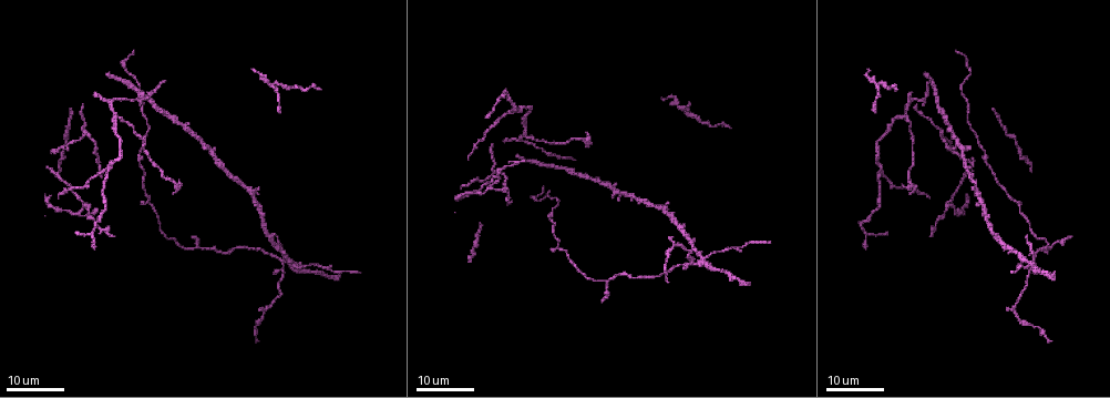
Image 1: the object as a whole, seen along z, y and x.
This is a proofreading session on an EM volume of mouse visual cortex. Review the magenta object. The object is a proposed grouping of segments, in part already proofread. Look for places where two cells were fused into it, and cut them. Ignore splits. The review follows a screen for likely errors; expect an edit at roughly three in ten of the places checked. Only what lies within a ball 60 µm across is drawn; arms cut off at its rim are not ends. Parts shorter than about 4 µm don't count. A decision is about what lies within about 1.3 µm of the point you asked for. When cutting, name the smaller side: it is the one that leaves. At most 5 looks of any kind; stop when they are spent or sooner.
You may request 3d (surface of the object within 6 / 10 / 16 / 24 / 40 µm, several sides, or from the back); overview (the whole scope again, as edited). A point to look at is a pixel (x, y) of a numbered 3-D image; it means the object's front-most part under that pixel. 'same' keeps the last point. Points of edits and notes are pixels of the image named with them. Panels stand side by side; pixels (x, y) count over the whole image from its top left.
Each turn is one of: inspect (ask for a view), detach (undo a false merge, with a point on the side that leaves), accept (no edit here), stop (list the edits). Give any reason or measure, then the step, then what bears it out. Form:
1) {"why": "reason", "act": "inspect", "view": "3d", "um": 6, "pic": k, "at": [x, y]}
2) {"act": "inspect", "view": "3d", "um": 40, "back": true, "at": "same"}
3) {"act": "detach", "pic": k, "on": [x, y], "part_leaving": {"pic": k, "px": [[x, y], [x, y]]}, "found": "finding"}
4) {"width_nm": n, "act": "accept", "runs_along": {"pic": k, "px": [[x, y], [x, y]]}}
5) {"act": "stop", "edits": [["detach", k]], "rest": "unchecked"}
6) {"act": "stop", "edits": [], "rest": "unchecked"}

{"why": "two arms in line, one across", "act": "inspect", "view": "3d", "um": 24, "pic": 1, "at": [107, 169]}

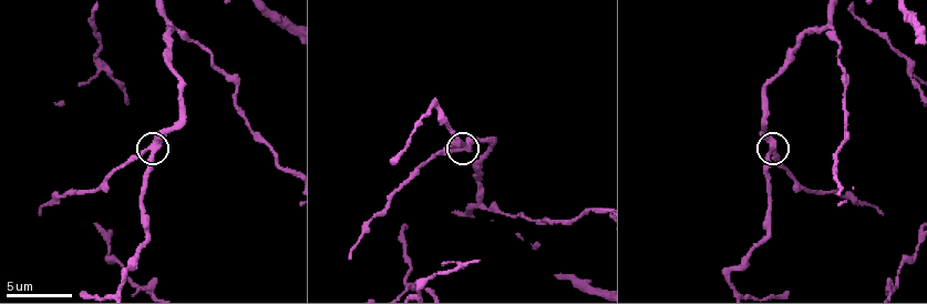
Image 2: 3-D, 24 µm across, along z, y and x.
{"act": "inspect", "view": "3d", "um": 6, "pic": 2, "at": [149, 148]}

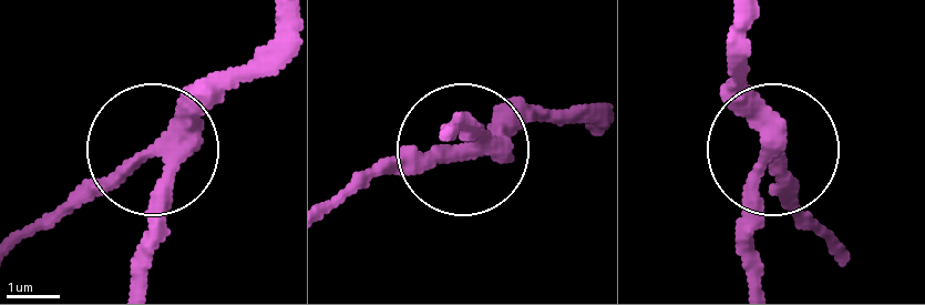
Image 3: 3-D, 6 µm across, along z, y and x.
{"act": "inspect", "view": "3d", "um": 6, "back": true, "pic": 3, "at": [467, 148]}

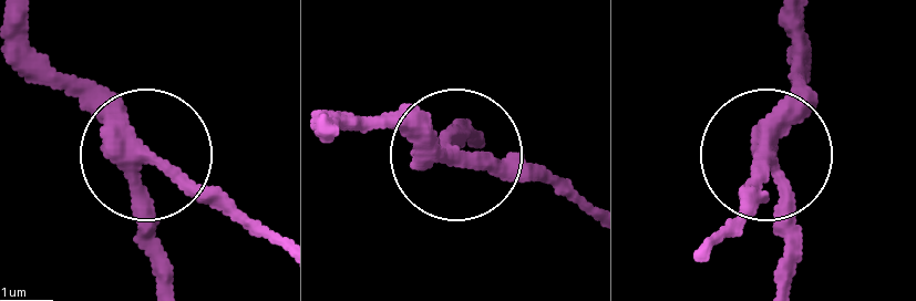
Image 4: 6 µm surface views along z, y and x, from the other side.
{"width_nm": 300, "act": "accept", "runs_along": {"pic": 4, "px": [[340, 123], [407, 123], [547, 172]]}, "found": "all the same cell"}

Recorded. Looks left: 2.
{"why": "thin arm on a thick one", "act": "inspect", "view": "3d", "um": 16, "pic": 1, "at": [497, 180]}

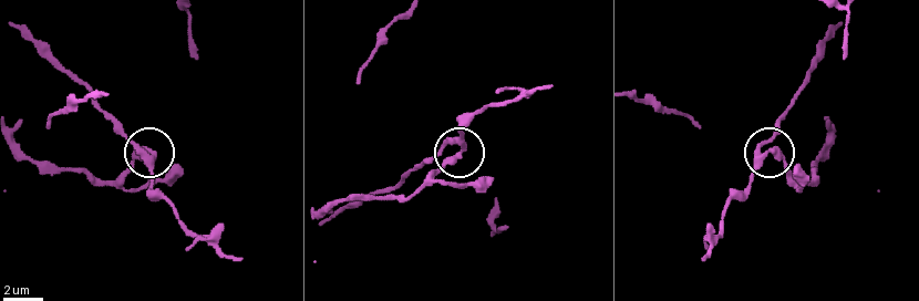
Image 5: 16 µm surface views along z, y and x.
{"act": "inspect", "view": "3d", "um": 6, "pic": 5, "at": [773, 154]}

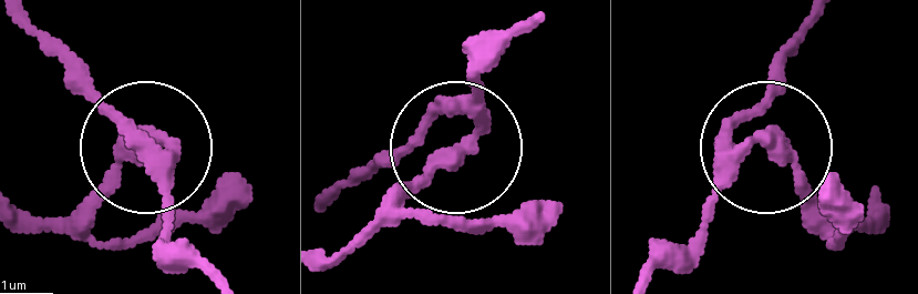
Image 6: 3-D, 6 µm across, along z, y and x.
{"act": "detach", "pic": 6, "on": [172, 199], "part_leaving": {"pic": 6, "px": [[160, 137], [130, 123], [28, 17]]}, "found": "a second cell is stuck on"}

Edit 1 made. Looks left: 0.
{"act": "stop", "edits": [["detach", 6]], "rest": "unchecked"}

